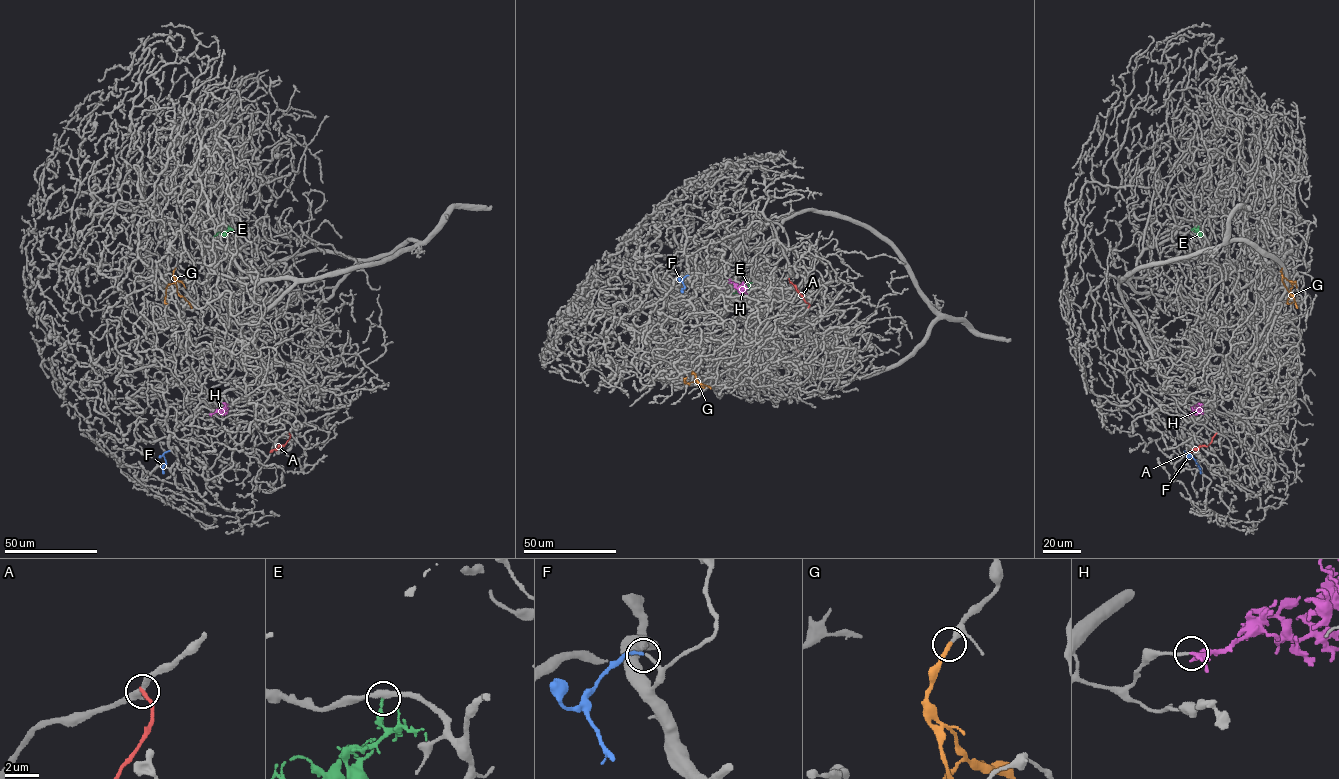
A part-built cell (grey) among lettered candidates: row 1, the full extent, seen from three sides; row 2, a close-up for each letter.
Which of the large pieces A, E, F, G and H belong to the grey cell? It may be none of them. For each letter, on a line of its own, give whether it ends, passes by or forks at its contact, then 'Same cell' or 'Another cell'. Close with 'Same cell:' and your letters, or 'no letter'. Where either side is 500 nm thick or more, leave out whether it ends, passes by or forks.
A: It ends there. Another cell
E: It ends there. Another cell
F: It ends there. Same cell
G: It ends there. Same cell
H: It forks there. Another cell
Same cell: F, G

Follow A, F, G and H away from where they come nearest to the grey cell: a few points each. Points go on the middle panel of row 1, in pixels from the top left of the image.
A: (808, 307), (809, 304), (789, 278)
F: (688, 275), (682, 280), (682, 292)
G: (694, 373), (696, 379), (686, 383), (684, 378), (685, 384)
H: (728, 280), (744, 291), (745, 284)

